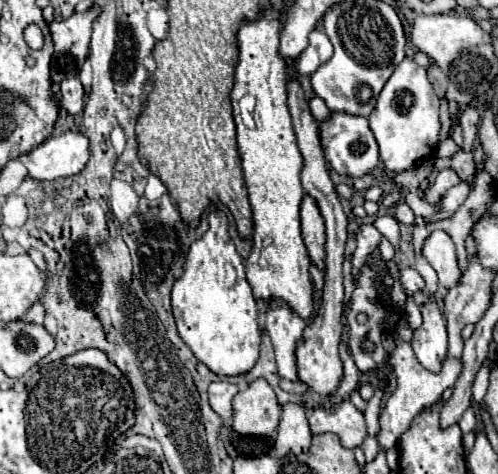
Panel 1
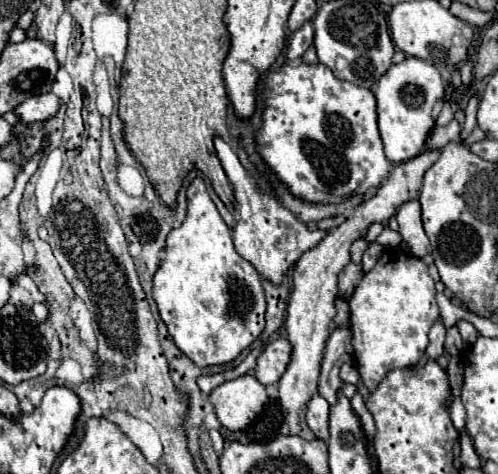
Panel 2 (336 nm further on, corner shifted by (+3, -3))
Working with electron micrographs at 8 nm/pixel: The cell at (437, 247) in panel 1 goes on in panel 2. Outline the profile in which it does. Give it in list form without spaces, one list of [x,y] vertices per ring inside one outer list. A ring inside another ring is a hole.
[[[409,200],[407,204],[403,204],[397,210],[395,218],[399,222],[399,234],[411,246],[411,252],[415,256],[419,256],[419,258],[429,254],[431,252],[431,244],[429,244],[429,238],[427,238],[427,234],[423,230],[419,200]]]

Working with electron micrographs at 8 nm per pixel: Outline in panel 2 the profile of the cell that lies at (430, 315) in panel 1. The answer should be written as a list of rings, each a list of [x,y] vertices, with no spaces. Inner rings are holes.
[[[387,248],[377,264],[363,276],[351,300],[353,358],[363,384],[373,392],[383,376],[393,368],[415,366],[427,348],[427,334],[439,318],[435,302],[435,282],[427,274],[427,264],[399,248]]]

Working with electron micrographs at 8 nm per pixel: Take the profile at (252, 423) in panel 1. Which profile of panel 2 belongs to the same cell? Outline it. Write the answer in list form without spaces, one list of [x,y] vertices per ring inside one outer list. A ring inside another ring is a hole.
[[[251,374],[219,384],[209,394],[219,422],[229,430],[243,430],[265,406],[265,386]]]

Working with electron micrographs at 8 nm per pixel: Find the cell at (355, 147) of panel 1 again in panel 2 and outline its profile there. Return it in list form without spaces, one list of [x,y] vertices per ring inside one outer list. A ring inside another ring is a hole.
[[[325,64],[289,66],[269,72],[263,90],[263,114],[261,128],[255,132],[257,152],[265,166],[287,186],[287,190],[305,202],[327,204],[341,202],[353,194],[363,194],[367,188],[377,188],[387,176],[393,164],[383,154],[383,144],[377,128],[377,104],[375,94],[369,88],[359,88],[351,82],[337,80]]]

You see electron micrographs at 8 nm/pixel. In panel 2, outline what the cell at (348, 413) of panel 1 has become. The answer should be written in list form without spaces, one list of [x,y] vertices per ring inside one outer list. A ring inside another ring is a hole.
[[[315,394],[309,404],[307,404],[307,426],[313,430],[313,434],[319,440],[327,440],[329,436],[329,428],[327,428],[327,420],[329,420],[329,402],[323,400],[323,396]]]

